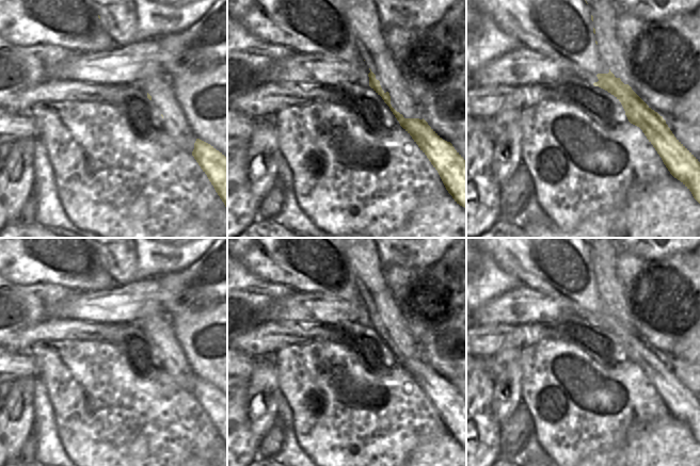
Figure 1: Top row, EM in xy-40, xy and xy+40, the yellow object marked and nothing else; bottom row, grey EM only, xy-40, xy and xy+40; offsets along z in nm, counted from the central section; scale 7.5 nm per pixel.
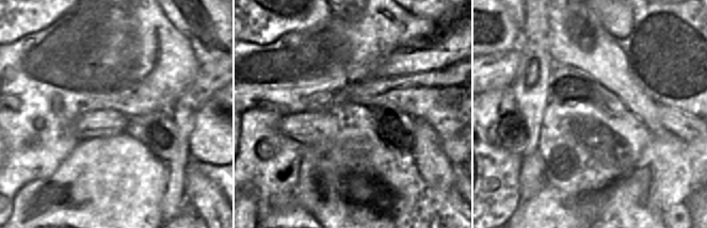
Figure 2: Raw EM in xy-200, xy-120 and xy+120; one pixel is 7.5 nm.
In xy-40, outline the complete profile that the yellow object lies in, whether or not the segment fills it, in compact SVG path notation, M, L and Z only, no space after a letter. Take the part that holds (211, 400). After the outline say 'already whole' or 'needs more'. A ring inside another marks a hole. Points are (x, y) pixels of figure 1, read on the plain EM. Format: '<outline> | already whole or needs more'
M200 377L194 382L192 395L227 447L227 396Z | already whole

